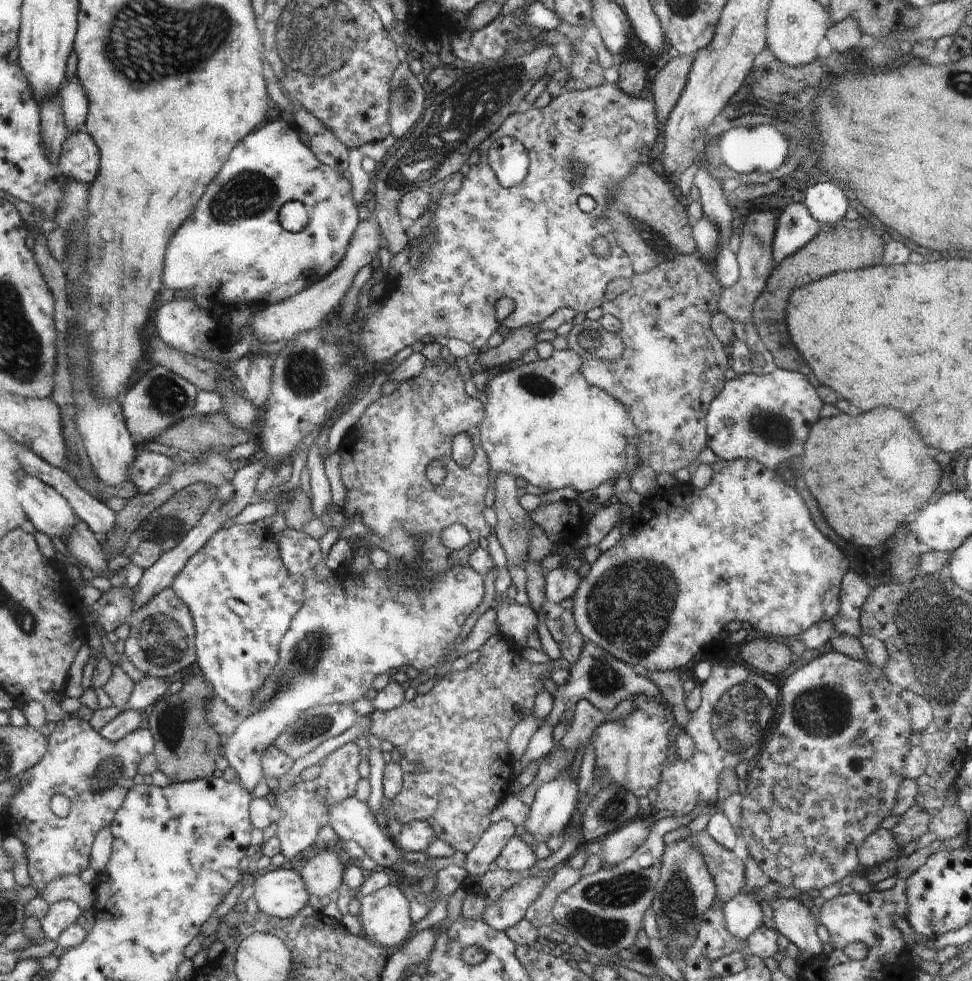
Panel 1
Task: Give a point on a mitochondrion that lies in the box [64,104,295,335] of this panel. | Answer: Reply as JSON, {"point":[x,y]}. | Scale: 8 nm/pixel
{"point":[247,194]}

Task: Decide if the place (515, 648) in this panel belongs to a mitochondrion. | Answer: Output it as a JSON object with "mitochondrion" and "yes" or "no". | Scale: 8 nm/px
{"mitochondrion":"no"}

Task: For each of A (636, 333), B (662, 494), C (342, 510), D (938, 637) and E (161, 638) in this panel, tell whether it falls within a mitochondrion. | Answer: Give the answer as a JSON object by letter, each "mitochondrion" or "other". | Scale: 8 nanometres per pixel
{"A":"other","B":"other","C":"other","D":"mitochondrion","E":"mitochondrion"}

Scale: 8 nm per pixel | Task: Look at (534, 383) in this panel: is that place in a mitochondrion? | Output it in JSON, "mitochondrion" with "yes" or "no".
{"mitochondrion":"yes"}

